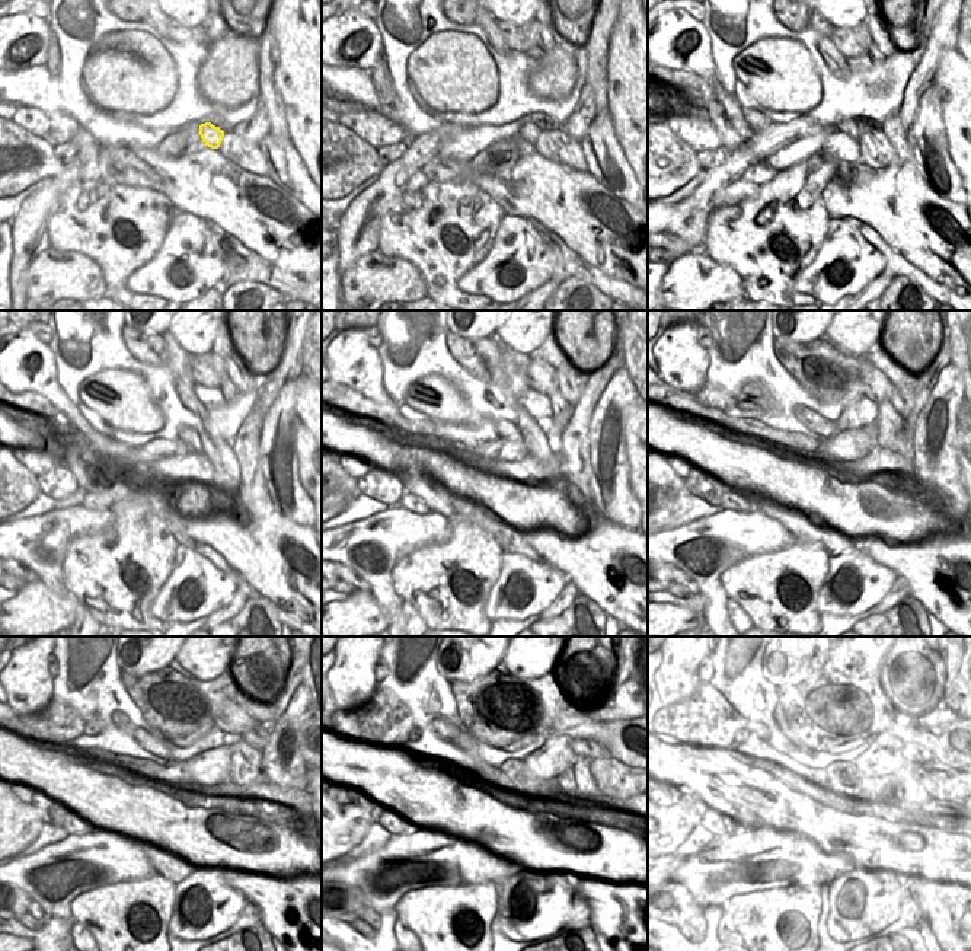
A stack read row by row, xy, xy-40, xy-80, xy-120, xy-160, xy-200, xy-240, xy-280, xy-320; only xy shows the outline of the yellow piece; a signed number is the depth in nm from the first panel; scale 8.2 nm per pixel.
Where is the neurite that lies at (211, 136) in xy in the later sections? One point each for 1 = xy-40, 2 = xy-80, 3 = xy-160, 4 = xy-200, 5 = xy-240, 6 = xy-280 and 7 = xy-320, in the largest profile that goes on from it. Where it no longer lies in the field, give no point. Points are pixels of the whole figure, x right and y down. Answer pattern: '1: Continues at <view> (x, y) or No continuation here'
1: Continues at xy-40 (529, 131)
2: Continues at xy-80 (850, 127)
3: Continues at xy-160 (505, 430)
4: Continues at xy-200 (711, 396)
5: Continues at xy-240 (58, 723)
6: Continues at xy-280 (383, 720)
7: Continues at xy-320 (706, 718)

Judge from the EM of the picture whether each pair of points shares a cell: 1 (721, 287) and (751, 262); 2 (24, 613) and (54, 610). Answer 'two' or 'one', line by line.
1: two
2: one

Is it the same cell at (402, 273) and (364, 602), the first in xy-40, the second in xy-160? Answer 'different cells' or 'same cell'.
same cell

